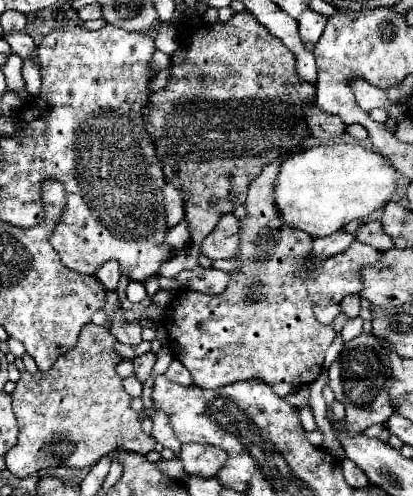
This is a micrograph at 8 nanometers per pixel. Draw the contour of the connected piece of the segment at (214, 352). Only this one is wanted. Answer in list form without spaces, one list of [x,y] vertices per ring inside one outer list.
[[[288,154],[278,156],[248,186],[246,218],[240,220],[242,250],[238,250],[238,258],[236,258],[242,264],[240,268],[232,270],[232,278],[226,290],[216,296],[206,296],[194,290],[180,290],[174,294],[174,302],[168,308],[170,314],[162,316],[162,326],[168,332],[170,348],[174,356],[190,370],[194,384],[200,388],[218,388],[218,386],[226,386],[238,380],[262,380],[274,390],[274,394],[284,398],[292,390],[314,382],[320,372],[310,372],[310,370],[314,366],[322,368],[324,352],[332,344],[336,332],[332,327],[320,324],[316,320],[312,306],[338,304],[348,294],[360,294],[364,288],[362,268],[380,264],[380,258],[382,258],[380,250],[354,242],[342,254],[336,254],[334,258],[328,258],[326,262],[322,262],[322,266],[318,266],[318,270],[314,270],[316,274],[310,274],[310,278],[294,276],[296,270],[302,270],[302,262],[310,258],[310,242],[314,242],[314,238],[310,238],[306,232],[284,226],[274,206],[272,186],[278,176],[280,162],[284,162],[286,156]]]

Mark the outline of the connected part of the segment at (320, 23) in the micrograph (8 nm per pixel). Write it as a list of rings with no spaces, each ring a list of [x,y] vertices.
[[[306,10],[300,14],[298,18],[298,26],[300,26],[300,38],[304,42],[318,42],[318,38],[322,36],[324,32],[324,26],[326,26],[326,16],[322,14],[316,14],[314,10]]]

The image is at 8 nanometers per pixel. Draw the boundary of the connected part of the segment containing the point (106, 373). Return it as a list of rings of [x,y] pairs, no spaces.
[[[86,324],[80,330],[78,344],[62,354],[48,372],[22,372],[12,392],[12,410],[20,426],[18,444],[4,456],[6,468],[16,478],[28,478],[40,468],[70,466],[70,468],[92,468],[102,456],[110,454],[114,448],[124,448],[138,454],[148,454],[154,450],[156,440],[142,432],[140,416],[130,408],[130,396],[122,388],[122,378],[116,374],[116,364],[122,360],[114,352],[116,338],[110,328]]]

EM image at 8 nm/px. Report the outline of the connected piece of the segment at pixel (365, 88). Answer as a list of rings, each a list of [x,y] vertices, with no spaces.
[[[350,78],[350,86],[354,90],[354,96],[356,96],[356,102],[360,104],[360,108],[364,108],[364,110],[382,108],[382,110],[388,112],[390,98],[388,98],[388,94],[384,90],[368,84],[362,78]]]

